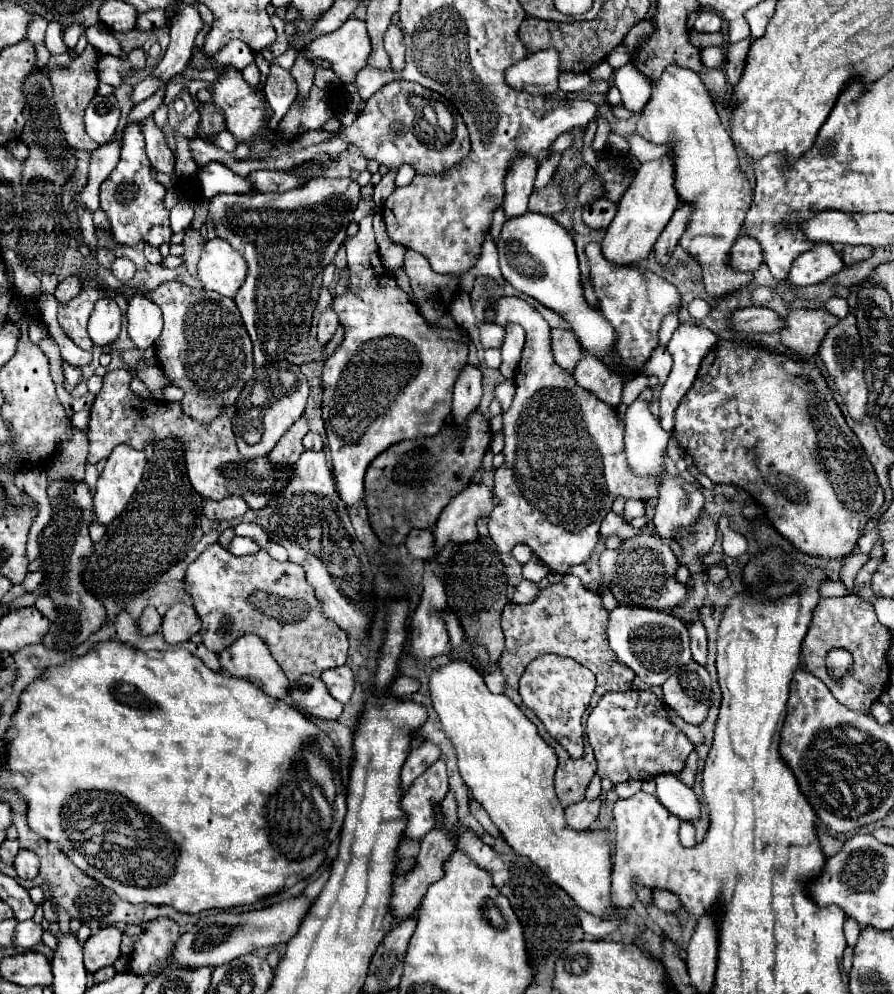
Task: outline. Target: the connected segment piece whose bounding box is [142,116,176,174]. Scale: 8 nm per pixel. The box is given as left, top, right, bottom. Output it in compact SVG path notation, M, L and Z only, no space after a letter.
M152 116L142 122L142 132L144 132L144 138L146 138L146 154L148 154L154 170L164 172L164 174L172 174L174 162L176 162L174 152L166 146L164 132L160 128L156 128Z

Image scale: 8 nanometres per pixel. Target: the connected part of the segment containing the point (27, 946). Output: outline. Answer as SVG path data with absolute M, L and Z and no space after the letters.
M30 920L30 922L20 922L16 926L16 936L14 936L14 944L16 948L20 948L22 952L32 952L36 950L38 944L42 944L42 934L44 934L44 926Z

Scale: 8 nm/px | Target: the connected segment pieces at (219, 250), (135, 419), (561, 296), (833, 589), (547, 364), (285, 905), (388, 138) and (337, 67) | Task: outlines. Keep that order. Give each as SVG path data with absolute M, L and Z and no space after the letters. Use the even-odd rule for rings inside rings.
M222 238L208 240L204 244L200 262L198 262L198 280L206 290L234 298L236 290L246 278L244 258L228 246Z
M112 370L104 376L102 390L96 394L96 400L90 410L90 424L88 424L88 462L98 464L100 460L106 460L110 452L118 444L128 444L136 450L144 450L146 444L158 444L164 438L178 436L184 448L184 460L186 460L186 472L192 482L192 488L202 496L210 500L224 500L226 496L238 494L246 498L248 506L252 510L266 508L284 488L284 482L288 482L290 468L276 470L268 462L268 458L256 458L256 462L244 462L240 458L240 452L236 450L234 432L230 426L234 408L230 406L212 426L200 426L190 416L182 414L180 402L160 402L160 400L142 400L132 394L130 390L130 374L128 370Z
M526 212L518 218L508 218L500 230L498 254L500 254L500 270L508 284L536 298L544 306L560 312L570 322L570 330L576 332L584 350L600 358L612 372L616 374L624 372L618 362L606 356L606 352L610 352L610 348L614 346L616 338L614 330L612 326L608 326L608 322L596 308L590 308L586 304L580 284L574 240L554 218L534 212Z
M830 580L822 584L822 596L848 596L848 588L840 580Z
M498 298L498 300L492 304L492 312L494 312L494 320L492 320L492 322L498 324L498 326L506 326L506 324L510 324L510 322L520 324L520 326L526 330L526 346L524 346L524 352L522 352L522 360L520 360L520 364L518 364L518 374L516 374L516 378L514 378L514 382L516 382L516 396L514 396L514 402L512 402L512 406L502 414L502 416L504 416L504 450L502 450L502 454L504 454L504 464L494 472L494 494L496 494L496 498L498 498L500 502L498 502L498 506L496 506L496 508L492 510L492 514L490 514L490 524L488 524L490 536L492 536L492 540L496 542L496 546L498 546L500 552L512 552L512 548L514 548L516 544L526 544L526 546L530 546L530 548L534 550L534 554L536 554L552 572L568 574L568 570L570 570L572 566L584 564L584 562L590 558L592 550L594 550L596 544L600 542L600 524L602 524L604 516L610 512L612 502L614 502L618 496L622 496L622 498L626 498L626 500L628 500L628 498L634 498L634 500L646 502L646 500L650 500L650 498L656 498L658 488L656 488L656 482L652 482L652 478L636 478L636 474L632 474L632 470L628 470L626 458L624 458L624 442L622 442L622 438L624 438L624 424L618 420L616 408L614 408L614 406L608 406L606 402L602 402L600 398L596 398L592 392L580 388L580 386L574 382L574 378L572 378L572 374L570 374L568 370L562 370L560 366L556 366L556 362L554 362L554 358L552 358L552 352L550 352L550 326L548 326L548 322L542 318L542 314L540 314L534 306L530 306L528 302L524 302L524 300L520 300L520 298Z
M304 894L282 900L274 906L262 908L262 910L252 910L252 912L218 912L210 914L202 920L198 920L196 930L190 930L180 936L180 942L176 944L176 950L172 950L172 962L184 968L194 968L194 966L208 966L216 968L222 966L224 962L230 962L232 958L238 958L242 954L250 954L258 948L264 946L278 946L286 944L300 928L302 920L306 918L308 910L312 908L312 900Z
M406 80L388 82L376 94L372 94L370 100L366 100L364 110L358 114L354 124L344 126L338 132L310 130L308 134L304 134L304 138L300 138L300 142L296 142L296 146L288 146L288 150L276 150L276 154L272 154L272 158L248 158L246 156L244 160L236 160L234 154L228 154L222 148L216 148L214 144L202 140L202 138L190 138L188 146L190 146L192 160L198 166L202 166L204 162L216 160L216 162L226 164L238 176L248 176L250 172L260 170L260 168L290 170L290 166L296 166L296 162L306 162L320 154L338 156L340 152L348 152L350 146L354 146L362 152L364 158L376 160L380 166L388 166L388 174L376 184L376 190L374 190L376 210L380 210L380 206L384 204L382 194L388 196L394 190L394 178L402 164L410 164L416 170L416 174L440 176L440 174L452 170L464 158L468 158L468 154L472 150L470 134L468 134L468 128L466 128L460 112L452 104L448 104L448 100L444 96L422 88L420 84L406 82ZM412 96L416 96L416 98L412 98ZM434 102L444 102L448 106L448 110L452 112L452 116L456 120L456 128L452 134L446 134L436 124L434 110L432 110Z
M356 18L346 20L338 30L322 34L308 44L308 56L330 62L342 82L356 78L358 70L364 68L368 52L370 42L366 26Z

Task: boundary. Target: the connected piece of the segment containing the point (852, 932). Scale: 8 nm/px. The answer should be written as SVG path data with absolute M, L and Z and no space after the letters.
M848 918L848 920L850 922L846 922L846 926L844 926L844 934L846 934L846 942L850 946L854 946L856 944L856 938L860 934L860 926L858 926L858 922L854 918Z

